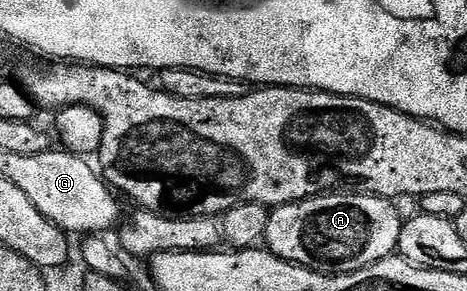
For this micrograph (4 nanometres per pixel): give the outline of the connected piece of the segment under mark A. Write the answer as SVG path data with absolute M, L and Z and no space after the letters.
M329 191L305 201L293 201L291 205L278 205L269 212L264 241L268 252L292 265L313 269L316 273L339 275L353 273L370 267L397 252L400 244L402 216L393 202L386 197L374 197L351 191Z

